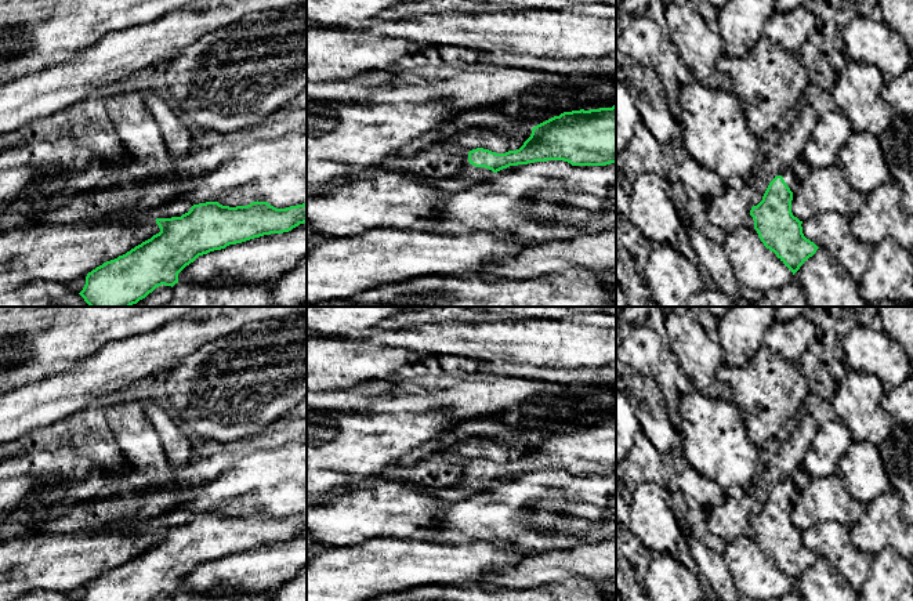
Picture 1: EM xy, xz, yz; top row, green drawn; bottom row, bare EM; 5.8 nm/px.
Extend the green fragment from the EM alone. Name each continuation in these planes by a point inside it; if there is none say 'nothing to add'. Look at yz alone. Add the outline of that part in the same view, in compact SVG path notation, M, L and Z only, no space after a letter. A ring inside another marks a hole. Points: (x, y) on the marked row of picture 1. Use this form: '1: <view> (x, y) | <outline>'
1: yz (789, 177) | M791 167L785 170L782 173L782 177L783 177L785 182L787 184L787 187L790 188L790 191L794 192L794 189L797 188L798 180L796 178Z

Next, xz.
1: xz (467, 172) | M463 151L460 156L461 162L459 164L459 171L456 173L459 178L481 182L488 180L493 174L493 171L489 169L472 166L468 162L468 152Z

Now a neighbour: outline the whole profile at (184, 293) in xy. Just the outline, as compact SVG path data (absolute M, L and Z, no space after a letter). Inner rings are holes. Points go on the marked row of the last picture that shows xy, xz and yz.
M177 282L173 286L173 297L163 307L278 307L269 287L265 283L240 286L215 286L191 282Z

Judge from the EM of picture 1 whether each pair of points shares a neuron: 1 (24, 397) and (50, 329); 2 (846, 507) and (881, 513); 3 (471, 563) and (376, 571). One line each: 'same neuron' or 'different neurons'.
1: different neurons
2: different neurons
3: same neuron

